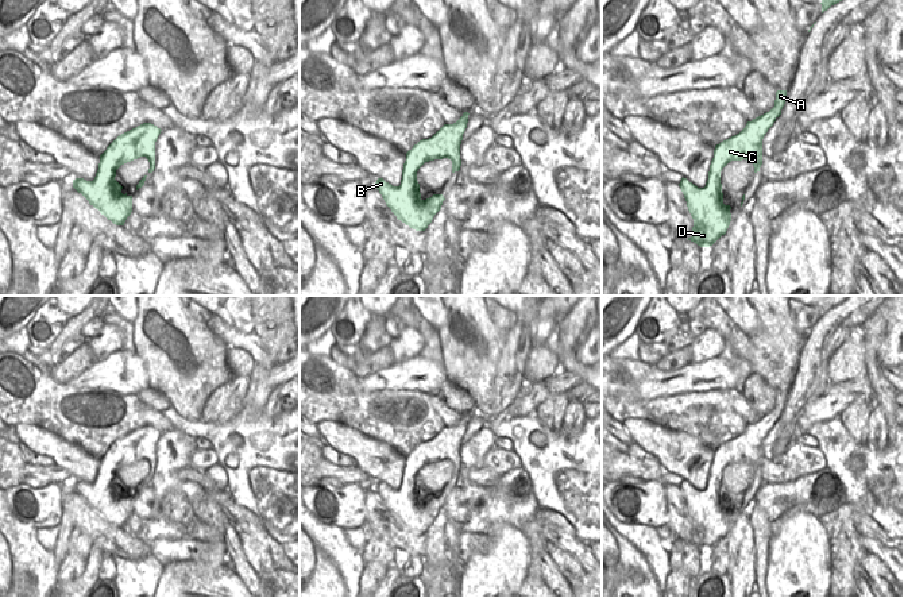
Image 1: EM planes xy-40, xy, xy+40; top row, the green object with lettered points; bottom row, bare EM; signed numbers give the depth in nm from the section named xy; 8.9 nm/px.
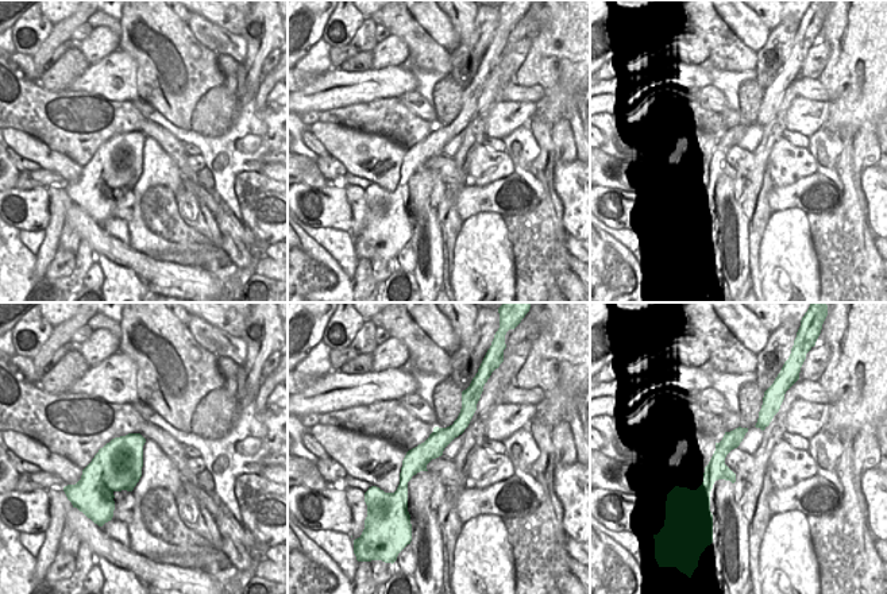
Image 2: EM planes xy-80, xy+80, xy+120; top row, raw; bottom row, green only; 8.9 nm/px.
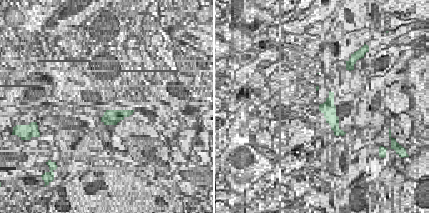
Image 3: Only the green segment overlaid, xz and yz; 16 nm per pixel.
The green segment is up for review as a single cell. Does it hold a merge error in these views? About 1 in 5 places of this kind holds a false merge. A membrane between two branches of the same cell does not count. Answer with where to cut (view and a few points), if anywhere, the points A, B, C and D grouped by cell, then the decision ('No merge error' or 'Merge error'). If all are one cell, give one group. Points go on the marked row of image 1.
Split along xy+40 (768, 112), (775, 118). Groups: A / B C D. Merge error

